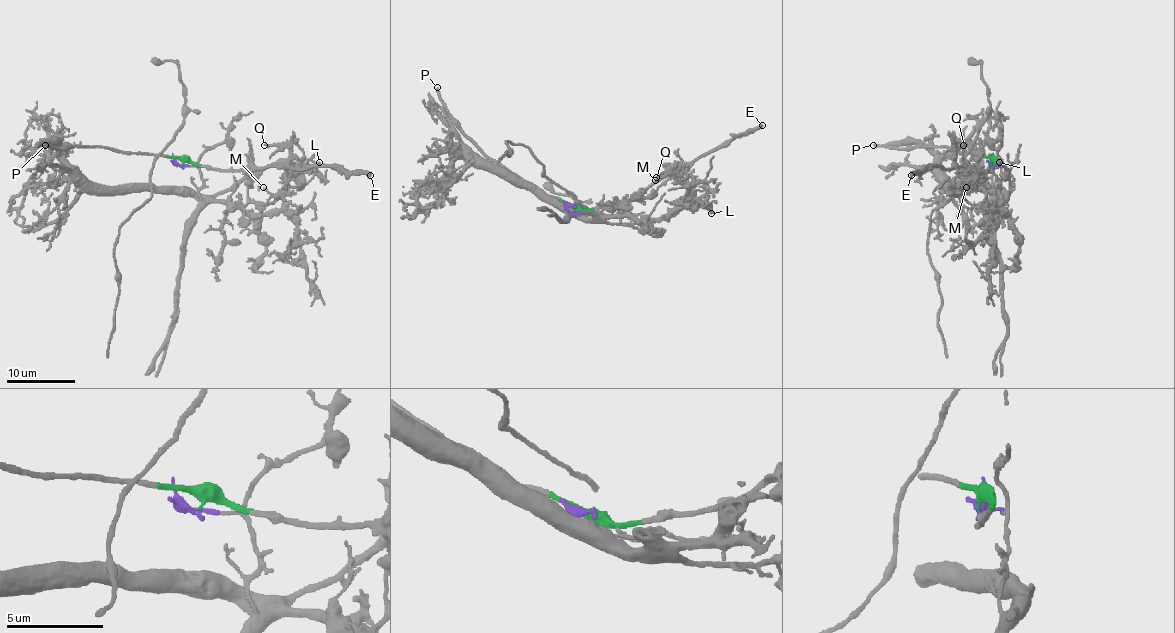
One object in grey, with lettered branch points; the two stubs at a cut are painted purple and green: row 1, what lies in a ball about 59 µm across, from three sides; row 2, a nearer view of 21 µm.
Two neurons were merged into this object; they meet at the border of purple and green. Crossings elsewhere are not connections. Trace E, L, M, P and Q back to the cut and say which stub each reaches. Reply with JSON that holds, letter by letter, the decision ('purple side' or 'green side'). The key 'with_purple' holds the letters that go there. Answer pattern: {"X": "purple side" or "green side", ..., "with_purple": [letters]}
{"E": "green side", "L": "purple side", "M": "green side", "P": "green side", "Q": "green side", "with_purple": ["L"]}

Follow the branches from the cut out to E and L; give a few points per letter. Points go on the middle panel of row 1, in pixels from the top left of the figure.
E: (573, 205), (589, 209), (623, 204), (662, 178), (736, 137), (752, 133), (762, 125)
L: (572, 205), (570, 212), (590, 212), (609, 222), (647, 222), (697, 207), (710, 214)

